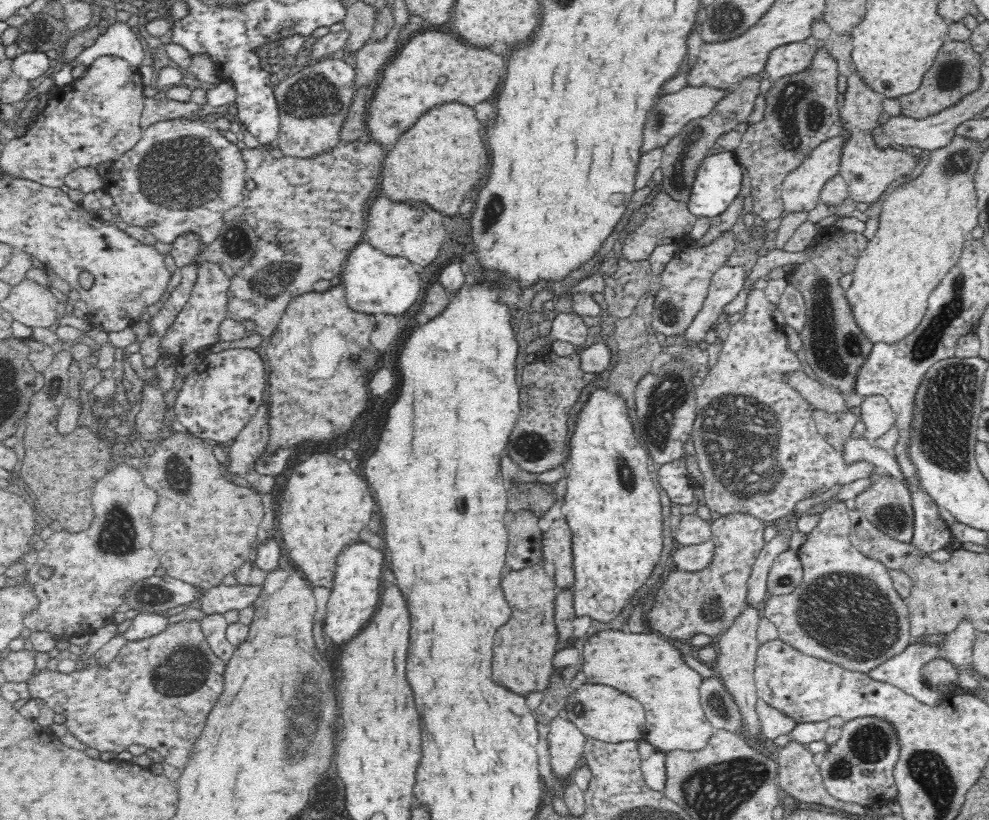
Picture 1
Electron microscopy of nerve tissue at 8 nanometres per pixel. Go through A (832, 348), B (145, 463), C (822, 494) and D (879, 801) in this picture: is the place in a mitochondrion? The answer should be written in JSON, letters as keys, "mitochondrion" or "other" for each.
{"A":"mitochondrion","B":"other","C":"other","D":"other"}

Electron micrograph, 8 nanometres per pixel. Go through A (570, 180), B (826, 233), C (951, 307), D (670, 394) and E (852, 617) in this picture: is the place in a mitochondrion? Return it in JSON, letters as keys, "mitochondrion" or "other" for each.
{"A":"other","B":"other","C":"mitochondrion","D":"mitochondrion","E":"mitochondrion"}

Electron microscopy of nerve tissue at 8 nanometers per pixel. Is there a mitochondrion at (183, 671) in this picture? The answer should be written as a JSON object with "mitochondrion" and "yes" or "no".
{"mitochondrion":"yes"}

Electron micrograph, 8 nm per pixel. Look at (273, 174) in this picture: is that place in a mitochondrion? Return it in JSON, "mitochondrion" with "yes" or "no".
{"mitochondrion":"no"}

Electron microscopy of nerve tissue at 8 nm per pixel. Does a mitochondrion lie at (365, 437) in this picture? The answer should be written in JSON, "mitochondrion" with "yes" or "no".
{"mitochondrion":"yes"}

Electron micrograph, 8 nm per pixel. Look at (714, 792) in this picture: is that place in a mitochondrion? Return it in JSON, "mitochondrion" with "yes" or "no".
{"mitochondrion":"yes"}

